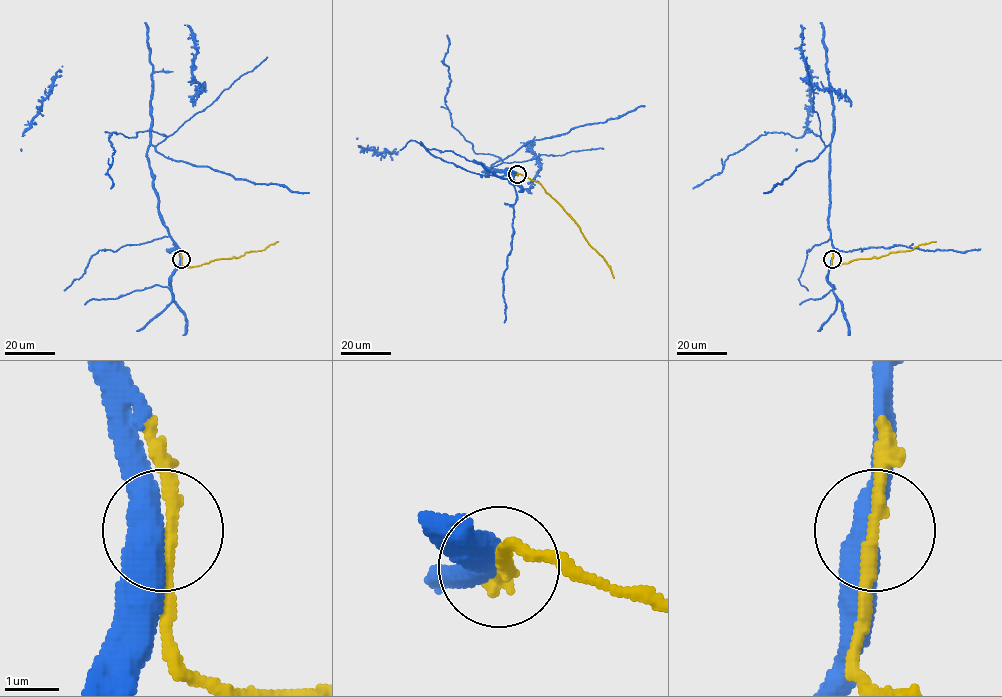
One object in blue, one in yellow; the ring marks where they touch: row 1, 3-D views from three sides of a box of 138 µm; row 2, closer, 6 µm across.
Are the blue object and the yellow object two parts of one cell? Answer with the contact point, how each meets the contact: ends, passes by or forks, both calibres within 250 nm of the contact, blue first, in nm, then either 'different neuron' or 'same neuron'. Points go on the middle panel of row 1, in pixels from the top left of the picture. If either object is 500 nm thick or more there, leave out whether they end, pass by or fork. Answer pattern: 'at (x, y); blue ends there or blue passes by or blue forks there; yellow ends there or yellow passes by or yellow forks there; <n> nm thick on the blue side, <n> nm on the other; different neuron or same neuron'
at (517, 174); blue passes by; yellow passes by; 480 nm thick on the blue side, 200 nm on the other; same neuron

